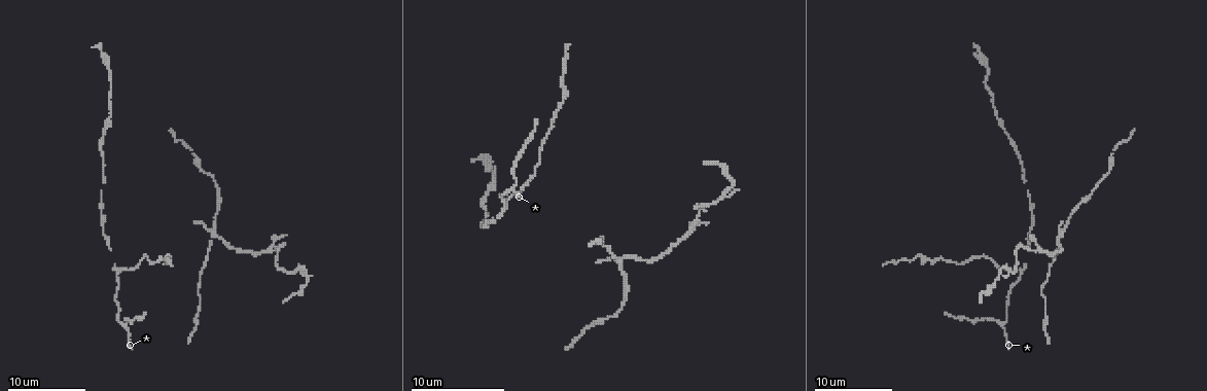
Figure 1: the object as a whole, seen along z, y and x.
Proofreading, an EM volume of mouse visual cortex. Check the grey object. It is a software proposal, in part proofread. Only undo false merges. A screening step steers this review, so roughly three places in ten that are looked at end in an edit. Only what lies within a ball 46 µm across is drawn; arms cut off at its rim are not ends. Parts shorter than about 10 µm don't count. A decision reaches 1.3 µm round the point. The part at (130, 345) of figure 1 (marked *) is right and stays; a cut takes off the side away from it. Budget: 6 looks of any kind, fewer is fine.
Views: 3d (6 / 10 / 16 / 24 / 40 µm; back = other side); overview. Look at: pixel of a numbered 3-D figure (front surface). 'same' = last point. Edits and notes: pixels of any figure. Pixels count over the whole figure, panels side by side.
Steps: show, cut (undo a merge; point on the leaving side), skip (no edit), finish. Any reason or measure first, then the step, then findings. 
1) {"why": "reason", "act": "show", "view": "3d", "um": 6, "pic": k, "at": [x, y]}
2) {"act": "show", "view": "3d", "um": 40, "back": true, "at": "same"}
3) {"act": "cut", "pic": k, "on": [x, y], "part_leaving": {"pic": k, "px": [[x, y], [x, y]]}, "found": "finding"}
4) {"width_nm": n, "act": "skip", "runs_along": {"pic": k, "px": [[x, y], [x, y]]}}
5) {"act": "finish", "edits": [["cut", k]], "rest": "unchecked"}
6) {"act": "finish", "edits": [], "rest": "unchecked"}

{"why": "sharp bend", "act": "show", "view": "3d", "um": 6, "pic": 1, "at": [503, 212]}

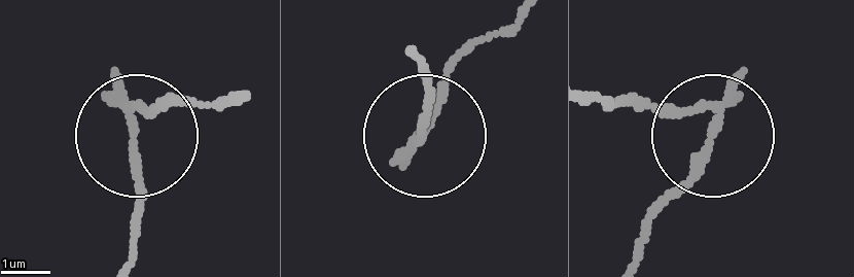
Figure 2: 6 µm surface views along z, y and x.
{"act": "cut", "pic": 2, "on": [157, 111], "part_leaving": {"pic": 2, "px": [[117, 108], [204, 108], [241, 92]]}, "found": "two neurons meet here"}

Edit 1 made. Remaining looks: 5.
{"why": "redraw", "act": "show", "view": "overview"}

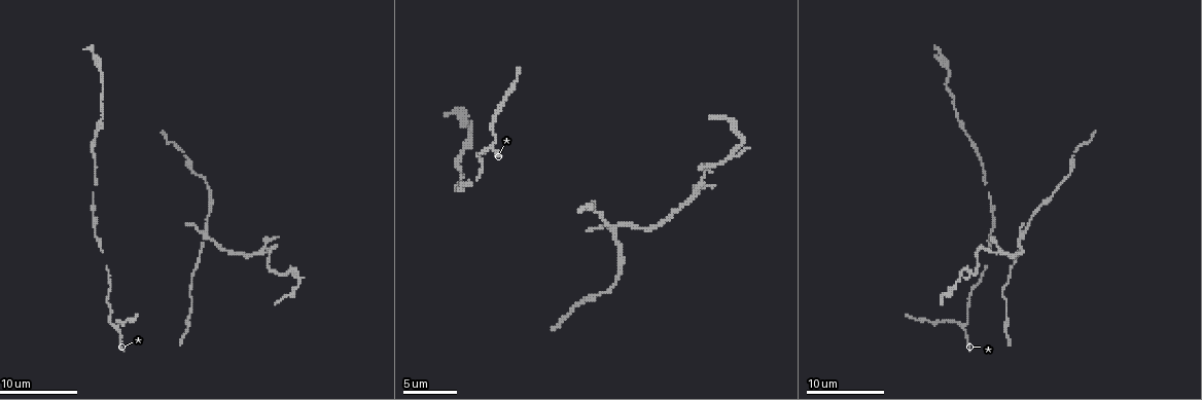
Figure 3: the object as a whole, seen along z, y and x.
{"why": "looks like a crossing", "act": "show", "view": "3d", "um": 16, "pic": 3, "at": [208, 237]}

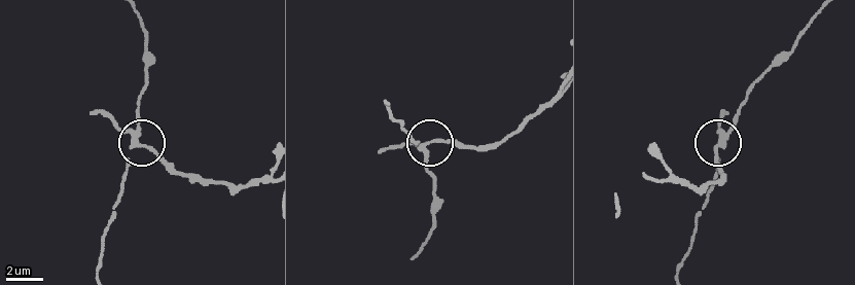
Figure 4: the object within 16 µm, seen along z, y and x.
{"act": "cut", "pic": 4, "on": [154, 153], "part_leaving": {"pic": 4, "px": [[136, 135], [181, 172], [236, 184], [269, 180]]}, "found": "two neurons meet here"}

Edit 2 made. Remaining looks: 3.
{"why": "sudden change in width", "act": "show", "view": "3d", "um": 10, "pic": 3, "at": [600, 295]}

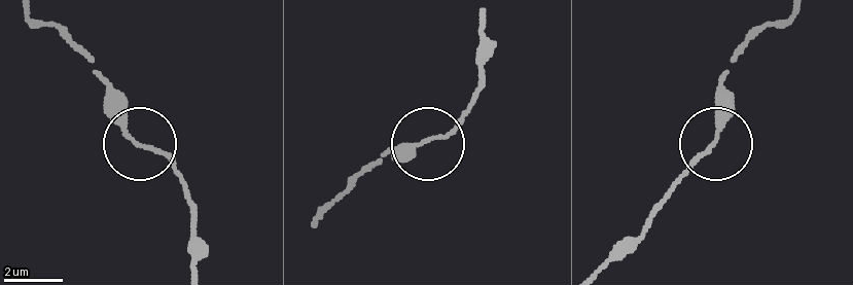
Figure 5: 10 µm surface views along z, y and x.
{"width_nm": 140, "act": "skip", "found": "all the same neuron"}

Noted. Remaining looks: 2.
{"act": "finish", "edits": [["cut", 2], ["cut", 4]], "rest": "unchecked"}

